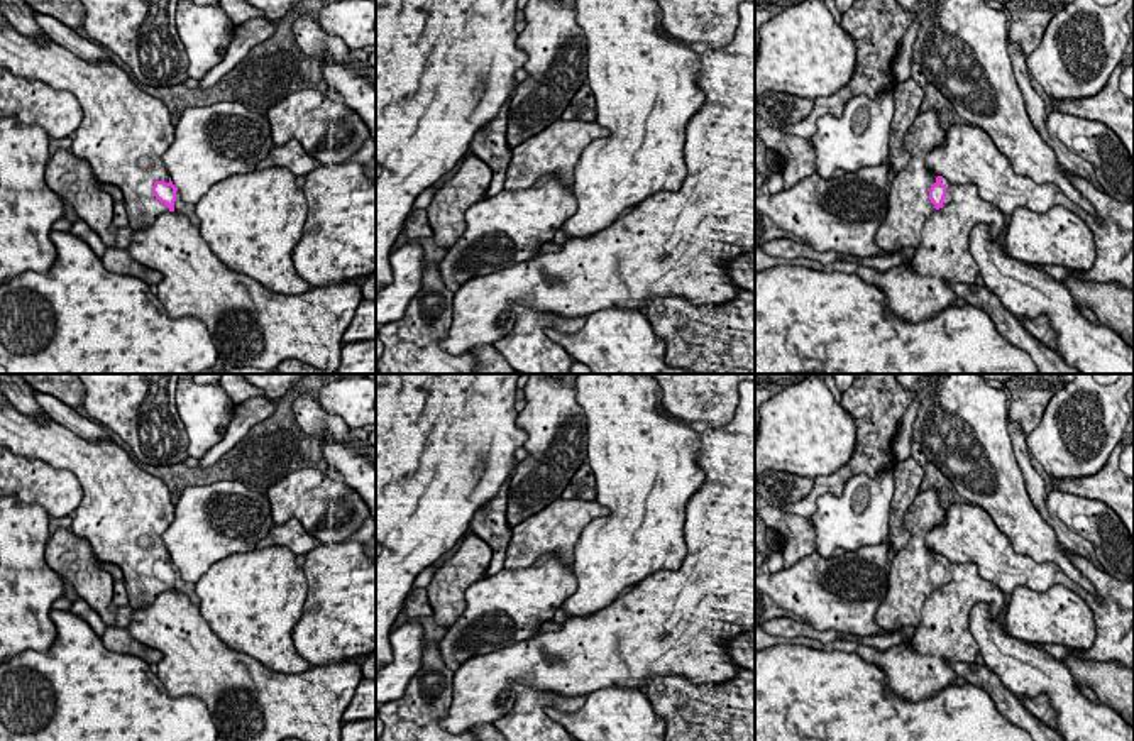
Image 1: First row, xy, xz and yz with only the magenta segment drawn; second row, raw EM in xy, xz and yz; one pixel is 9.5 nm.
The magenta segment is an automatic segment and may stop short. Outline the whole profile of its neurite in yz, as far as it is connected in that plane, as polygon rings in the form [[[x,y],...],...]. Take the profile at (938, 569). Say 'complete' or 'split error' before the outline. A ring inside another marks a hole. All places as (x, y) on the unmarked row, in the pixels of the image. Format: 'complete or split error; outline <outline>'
split error; outline [[[936,489],[919,492],[904,514],[909,531],[907,545],[892,555],[889,589],[878,606],[875,621],[887,633],[904,626],[917,628],[926,599],[951,580],[951,572],[941,562],[944,557],[926,545],[928,533],[946,521]]]

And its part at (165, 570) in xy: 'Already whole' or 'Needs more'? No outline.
Needs more

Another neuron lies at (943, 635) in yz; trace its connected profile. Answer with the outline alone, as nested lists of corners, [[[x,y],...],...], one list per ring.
[[[975,562],[950,563],[951,580],[936,589],[922,606],[921,623],[909,638],[911,646],[904,643],[889,650],[858,645],[856,655],[867,663],[875,663],[887,675],[889,689],[899,697],[917,702],[946,689],[958,677],[950,661],[975,663],[978,645],[970,631],[970,611],[975,604],[987,604],[992,619],[999,614],[1009,597],[992,582],[978,574]]]

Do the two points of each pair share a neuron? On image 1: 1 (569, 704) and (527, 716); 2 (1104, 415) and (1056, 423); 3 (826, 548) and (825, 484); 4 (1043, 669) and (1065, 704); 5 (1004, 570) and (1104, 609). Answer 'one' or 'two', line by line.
1: one
2: one
3: two
4: one
5: one

